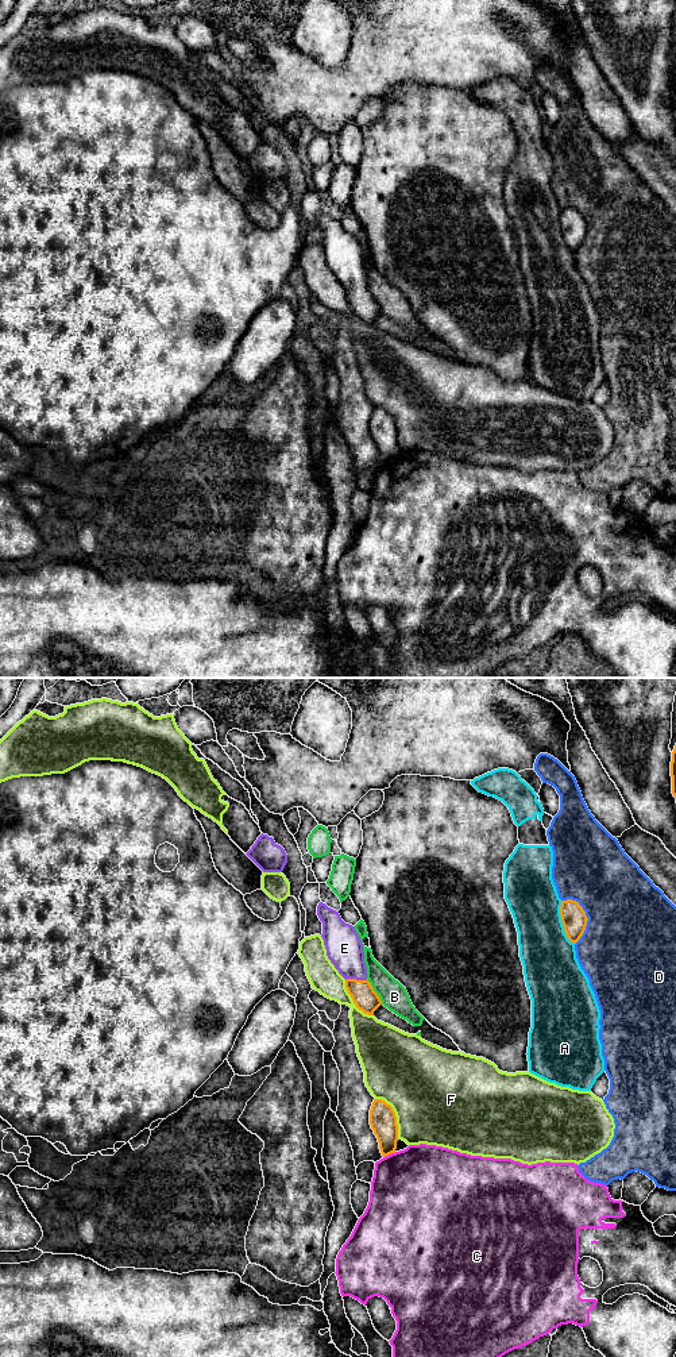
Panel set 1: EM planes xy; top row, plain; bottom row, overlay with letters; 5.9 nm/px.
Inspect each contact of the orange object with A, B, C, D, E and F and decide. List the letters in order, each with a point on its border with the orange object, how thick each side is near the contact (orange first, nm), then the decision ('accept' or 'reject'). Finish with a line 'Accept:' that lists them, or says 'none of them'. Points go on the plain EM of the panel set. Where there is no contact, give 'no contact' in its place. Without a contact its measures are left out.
A: contact xy (561, 230); calibres 150 and 320 nm; reject
B: contact xy (374, 300); calibres 140 and 160 nm; reject
C: contact xy (389, 462); calibres 160 and 480 nm; reject
D: contact xy (587, 227); calibres 150 and 500 nm; reject
E: contact xy (355, 288); calibres 140 and 220 nm; accept
F: contact xy (394, 424); calibres 160 and 480 nm; reject
Accept: E

